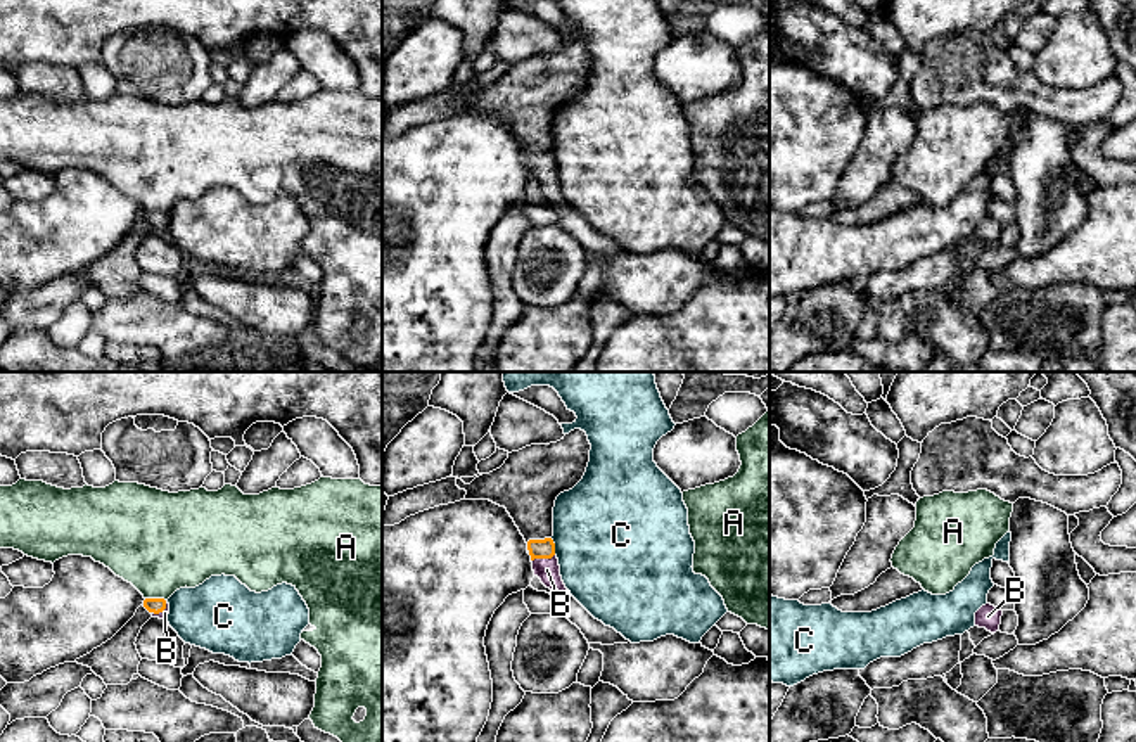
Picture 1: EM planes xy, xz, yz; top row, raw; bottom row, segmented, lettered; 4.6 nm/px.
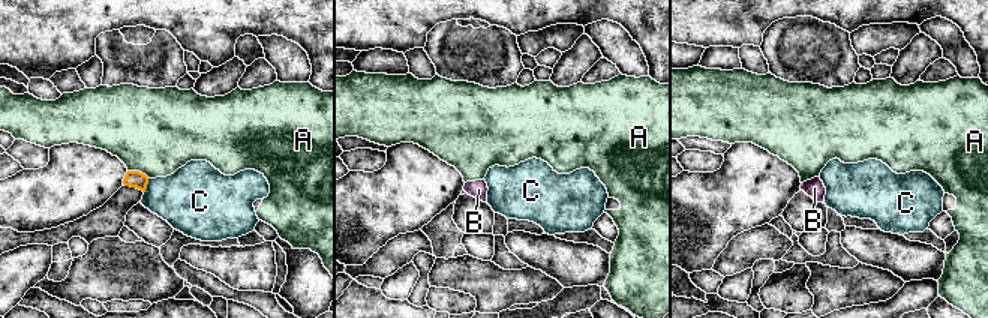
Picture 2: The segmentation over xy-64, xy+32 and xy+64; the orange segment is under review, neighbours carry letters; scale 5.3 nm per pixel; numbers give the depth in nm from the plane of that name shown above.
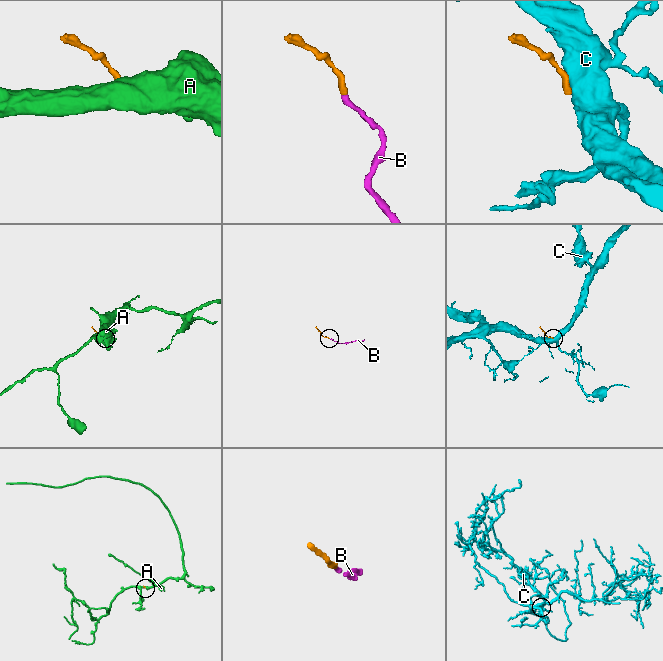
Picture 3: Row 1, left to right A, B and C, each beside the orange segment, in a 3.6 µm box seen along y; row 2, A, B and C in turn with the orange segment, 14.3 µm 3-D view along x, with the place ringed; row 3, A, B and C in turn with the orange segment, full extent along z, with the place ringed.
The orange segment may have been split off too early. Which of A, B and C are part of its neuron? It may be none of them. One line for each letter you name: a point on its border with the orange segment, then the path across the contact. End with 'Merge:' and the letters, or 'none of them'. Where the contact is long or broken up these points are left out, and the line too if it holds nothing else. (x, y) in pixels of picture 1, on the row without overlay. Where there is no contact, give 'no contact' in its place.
B: contact xz (542, 170); way xz (538, 161), (542, 170), (547, 182)
Merge: B

